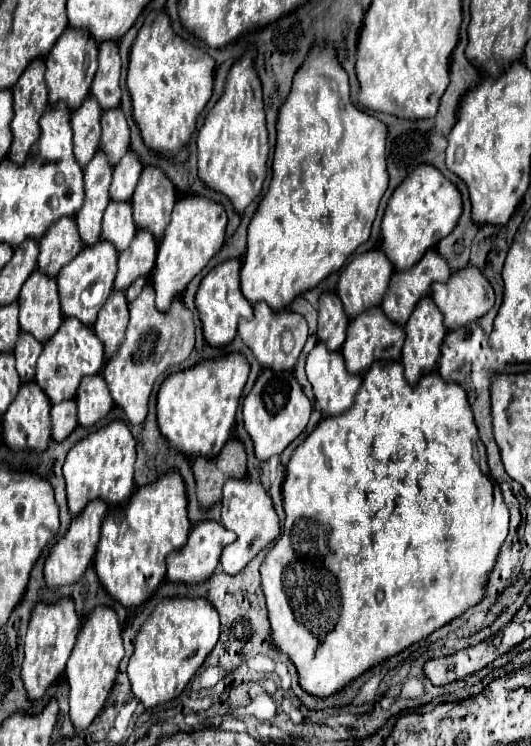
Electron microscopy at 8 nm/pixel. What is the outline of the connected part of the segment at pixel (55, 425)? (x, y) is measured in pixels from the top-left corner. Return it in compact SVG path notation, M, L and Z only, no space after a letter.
M65 400L51 406L51 436L53 440L65 440L77 426L77 406L75 400Z

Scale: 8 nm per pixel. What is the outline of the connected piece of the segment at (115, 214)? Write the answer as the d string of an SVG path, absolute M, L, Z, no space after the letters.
M109 202L103 216L103 232L101 236L115 244L121 252L125 250L137 232L137 224L133 222L133 206L131 202Z

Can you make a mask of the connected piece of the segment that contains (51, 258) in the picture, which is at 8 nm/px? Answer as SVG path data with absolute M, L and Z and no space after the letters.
M61 218L61 222L49 226L39 240L39 248L39 270L47 276L55 276L61 266L69 264L83 248L75 218Z

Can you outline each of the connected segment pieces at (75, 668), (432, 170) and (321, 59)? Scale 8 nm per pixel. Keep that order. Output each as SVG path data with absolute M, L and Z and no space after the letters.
M97 606L89 614L87 622L83 622L75 640L75 648L65 668L65 678L69 684L69 716L75 728L85 730L93 722L97 712L103 708L111 692L113 680L117 676L121 658L123 658L123 640L121 640L119 618L113 608Z
M429 164L413 170L389 198L381 224L383 252L393 262L395 270L411 268L429 248L435 248L449 236L457 226L461 212L463 202L459 190L435 166Z
M313 46L313 50L309 50L309 54L307 54L305 62L301 64L301 68L295 72L291 92L287 94L287 100L281 104L281 110L277 112L277 144L275 144L273 166L271 166L273 168L271 184L269 184L267 194L259 202L259 206L257 206L257 210L255 210L251 222L249 222L249 228L247 228L247 252L245 252L243 266L241 266L241 292L251 304L265 302L271 310L287 308L293 302L295 296L315 288L329 274L337 272L345 264L349 254L353 254L357 246L367 242L367 238L371 234L371 224L373 224L375 214L377 214L379 200L381 200L383 192L387 190L387 164L385 164L385 160L387 160L385 158L385 154L387 154L387 136L389 136L389 130L381 120L357 110L355 104L351 102L349 76L343 70L337 54L333 54L333 46L323 46L323 48Z

